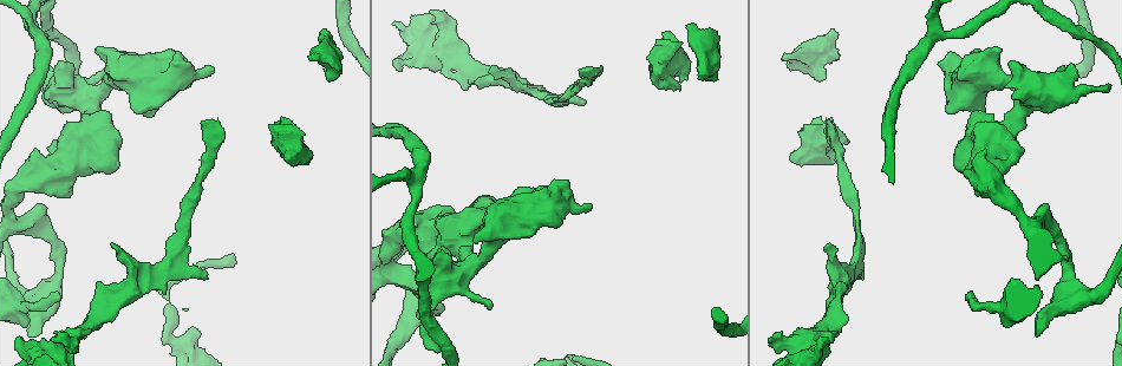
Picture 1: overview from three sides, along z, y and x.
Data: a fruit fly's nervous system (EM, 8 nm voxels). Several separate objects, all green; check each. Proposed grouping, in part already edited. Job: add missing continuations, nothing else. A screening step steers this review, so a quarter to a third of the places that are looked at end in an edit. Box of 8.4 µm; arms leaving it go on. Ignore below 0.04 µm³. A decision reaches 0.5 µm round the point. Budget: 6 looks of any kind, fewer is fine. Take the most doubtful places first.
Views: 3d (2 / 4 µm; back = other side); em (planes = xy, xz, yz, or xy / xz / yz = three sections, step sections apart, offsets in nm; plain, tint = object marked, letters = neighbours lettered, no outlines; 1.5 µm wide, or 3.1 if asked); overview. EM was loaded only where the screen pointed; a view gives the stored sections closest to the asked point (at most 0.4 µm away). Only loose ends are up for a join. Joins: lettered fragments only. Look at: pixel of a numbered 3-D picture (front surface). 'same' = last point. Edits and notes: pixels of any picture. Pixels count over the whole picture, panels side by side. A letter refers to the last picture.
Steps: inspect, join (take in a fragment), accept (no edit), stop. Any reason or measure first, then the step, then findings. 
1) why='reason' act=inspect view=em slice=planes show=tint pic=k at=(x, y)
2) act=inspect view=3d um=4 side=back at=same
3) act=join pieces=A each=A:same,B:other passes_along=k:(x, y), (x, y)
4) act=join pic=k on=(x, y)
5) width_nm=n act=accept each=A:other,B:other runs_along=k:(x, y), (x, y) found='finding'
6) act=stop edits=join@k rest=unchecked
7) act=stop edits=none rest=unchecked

why='branch stops here' act=inspect view=3d um=4 pic=1 at=(148, 117)

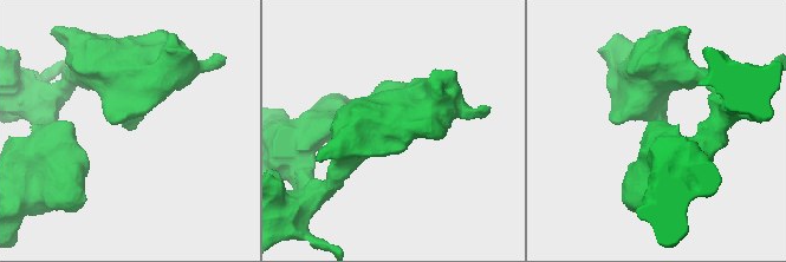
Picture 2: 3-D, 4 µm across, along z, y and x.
why='now the EM' act=inspect view=em slice=xy step=4 show=letters pic=2 at=(127, 125)

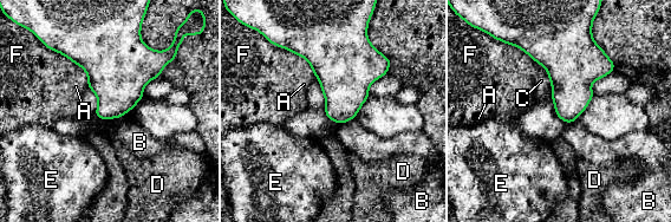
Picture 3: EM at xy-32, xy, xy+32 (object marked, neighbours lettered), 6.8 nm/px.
act=inspect view=em slice=planes show=letters at=same

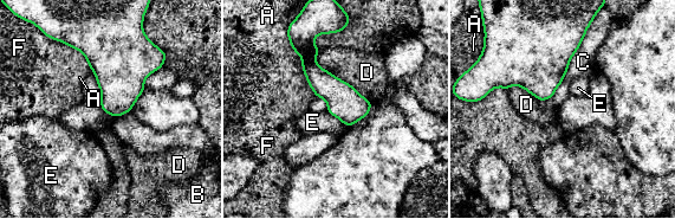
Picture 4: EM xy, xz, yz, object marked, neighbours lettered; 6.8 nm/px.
act=accept each=A:other,B:other,C:other,D:other,E:other,F:other runs_along=4:(310, 42), (310, 68), (350, 122) found='none of them fits'

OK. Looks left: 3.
why='branch stops here' act=inspect view=3d um=4 side=back pic=1 at=(838, 283)

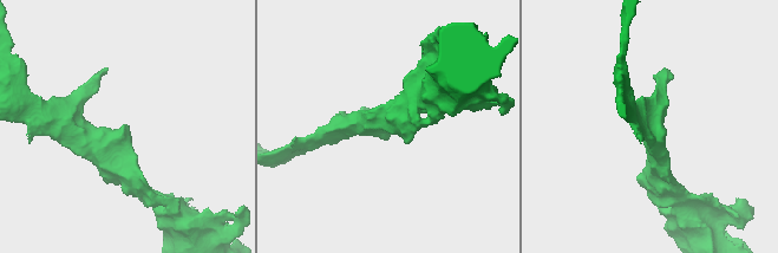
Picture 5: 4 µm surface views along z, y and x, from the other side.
arm_widths_nm=280,280 act=inspect view=em slice=planes show=letters pic=5 at=(115, 130)

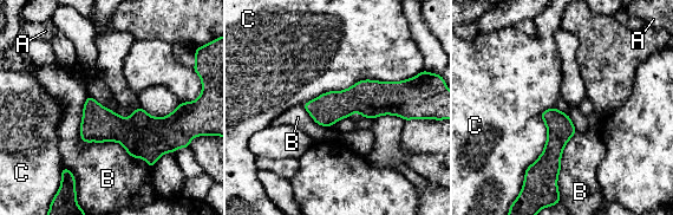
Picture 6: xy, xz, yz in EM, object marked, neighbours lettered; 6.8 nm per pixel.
act=accept each=A:other,B:other,C:other border=6:(417, 75), (360, 79), (302, 105) found='no lettered fragment goes on from it'

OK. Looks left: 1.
act=stop edits=none rest=unchecked

